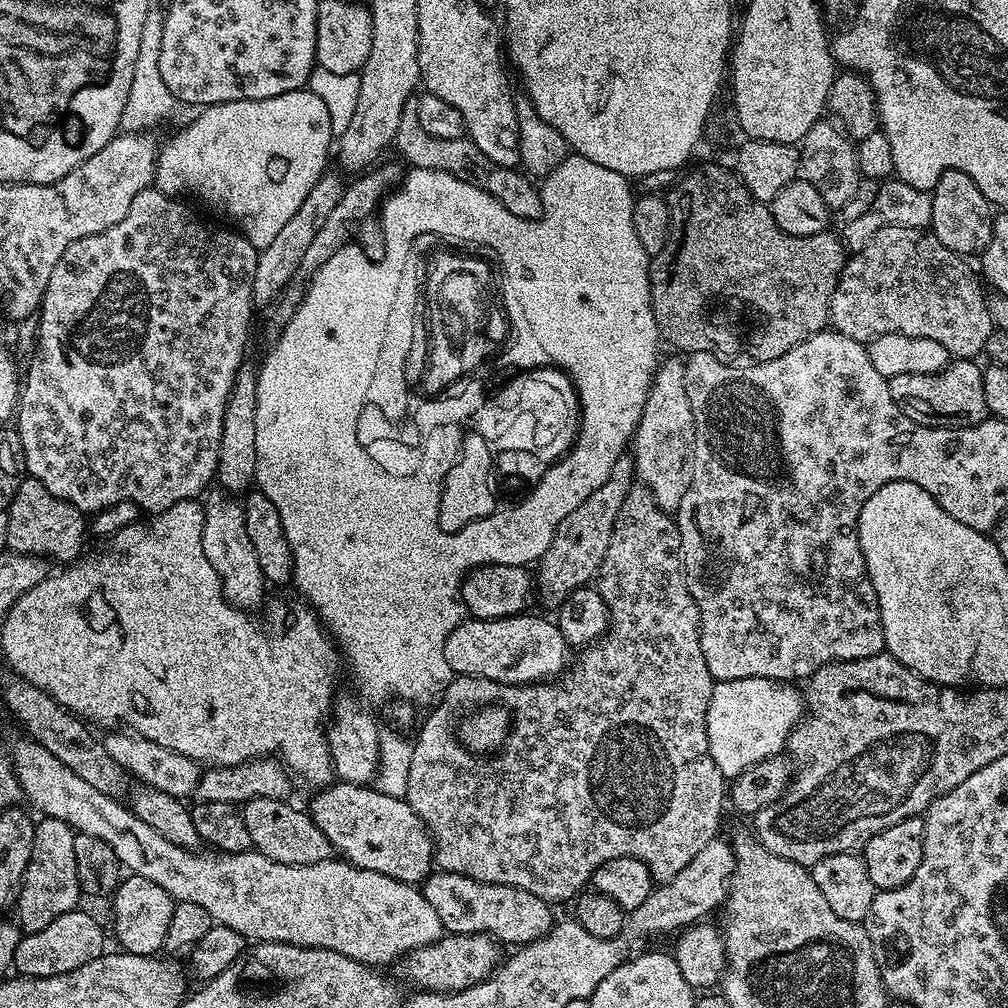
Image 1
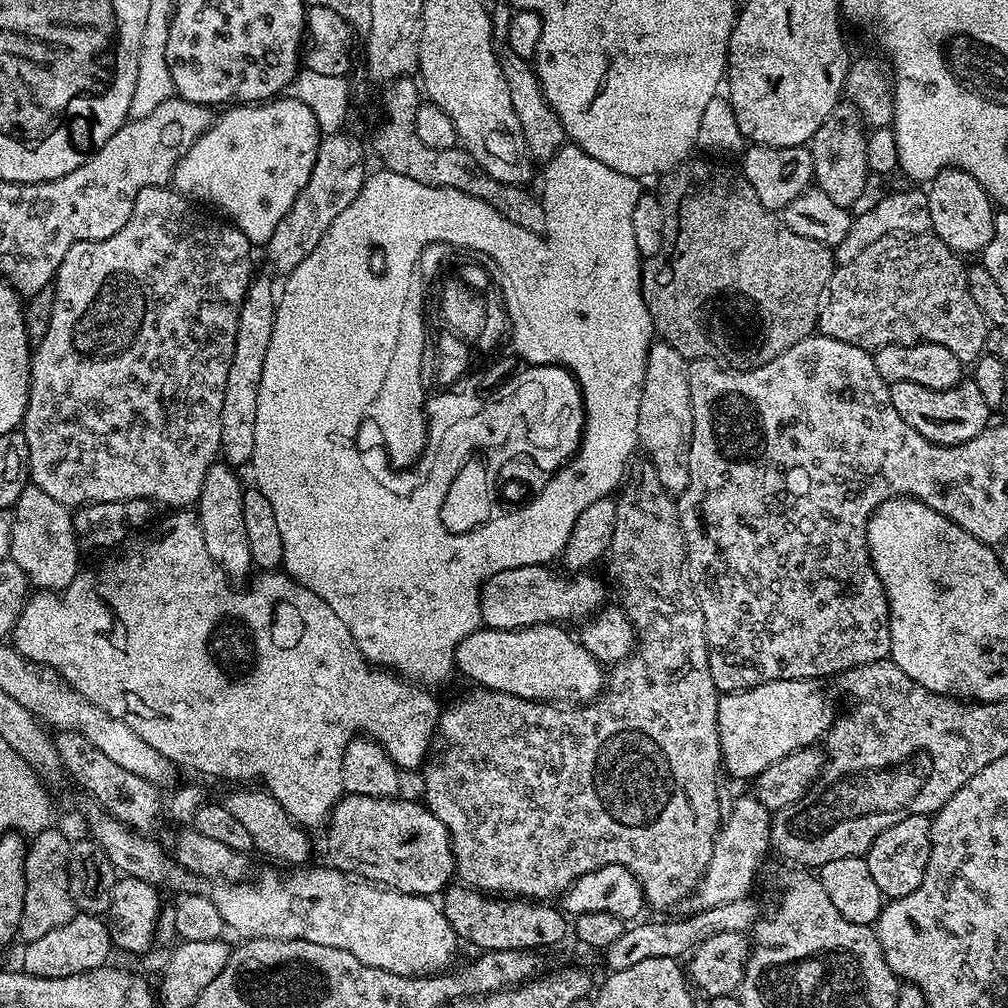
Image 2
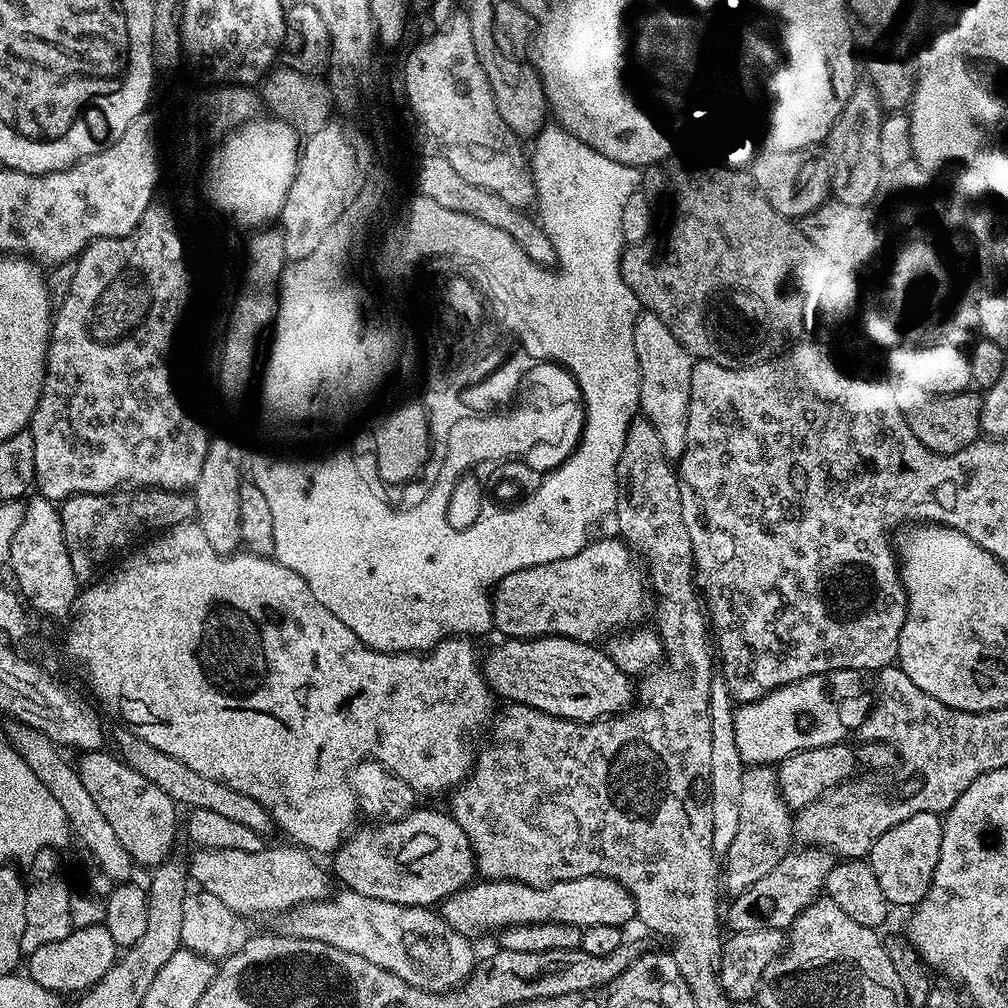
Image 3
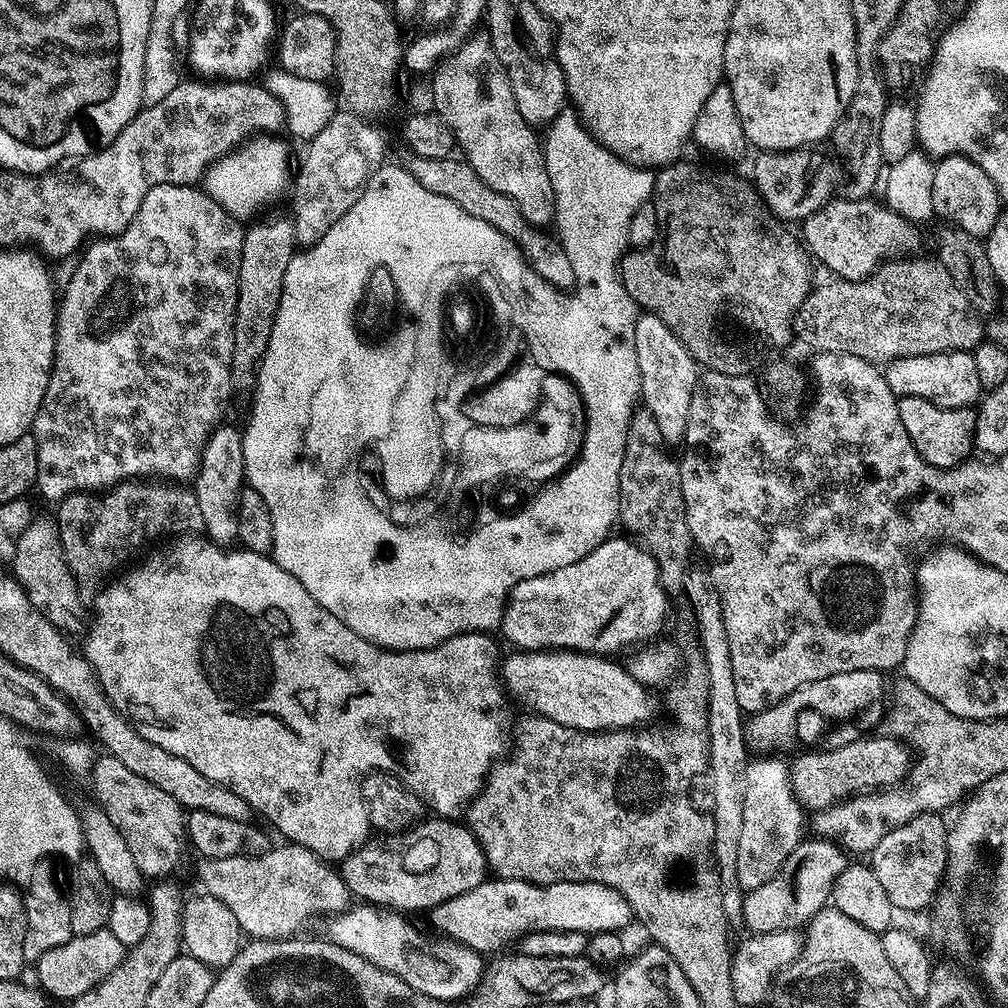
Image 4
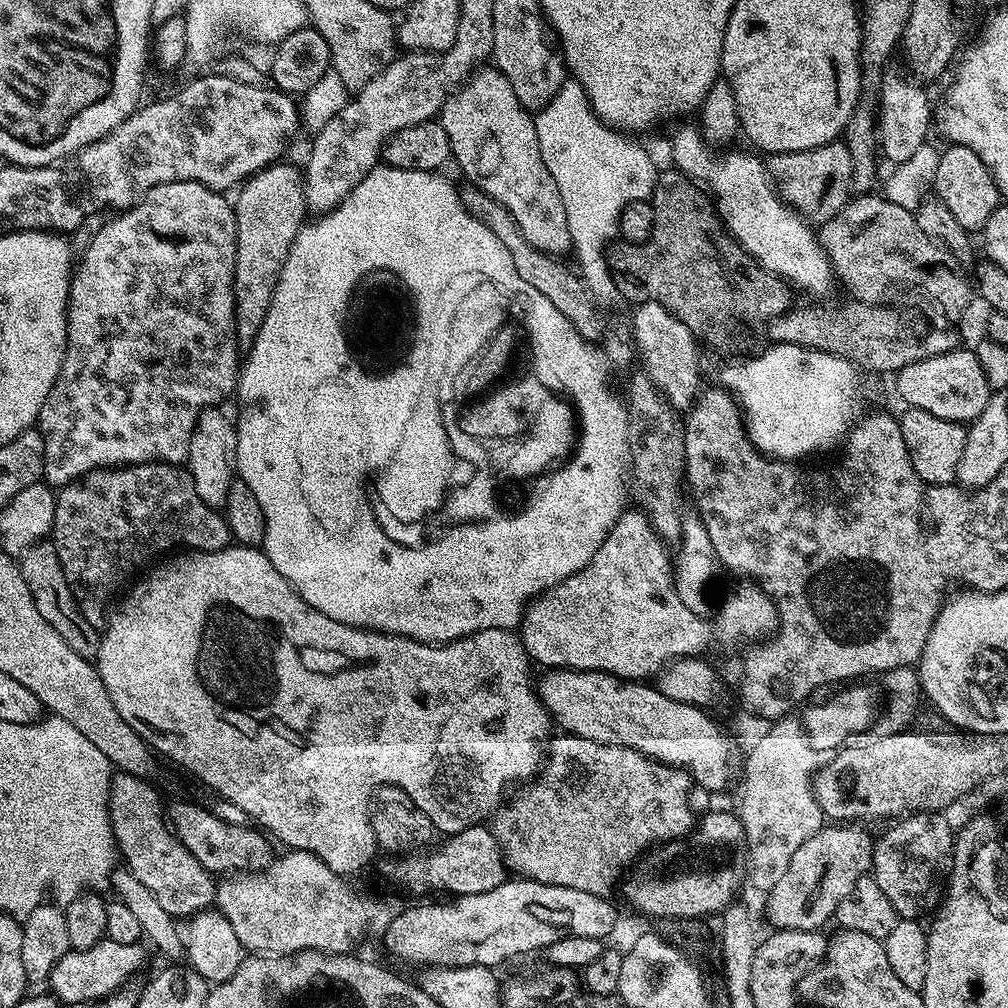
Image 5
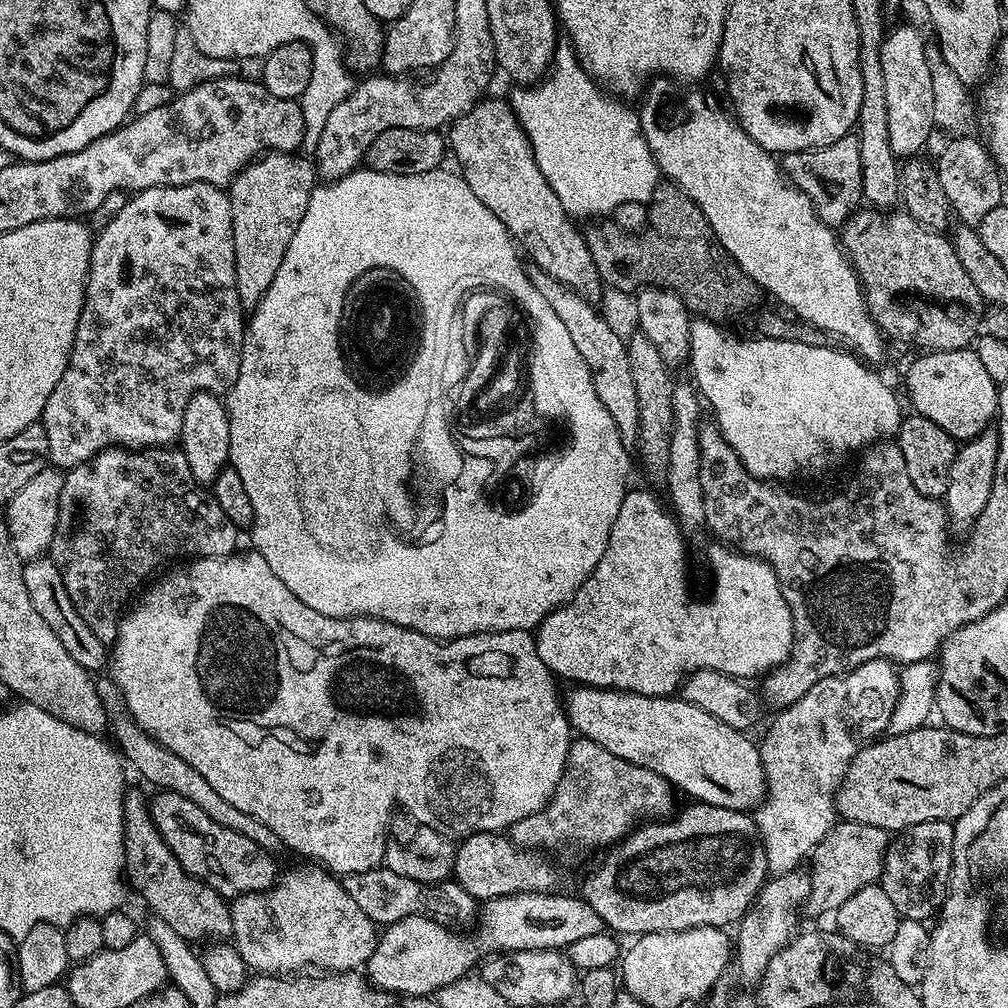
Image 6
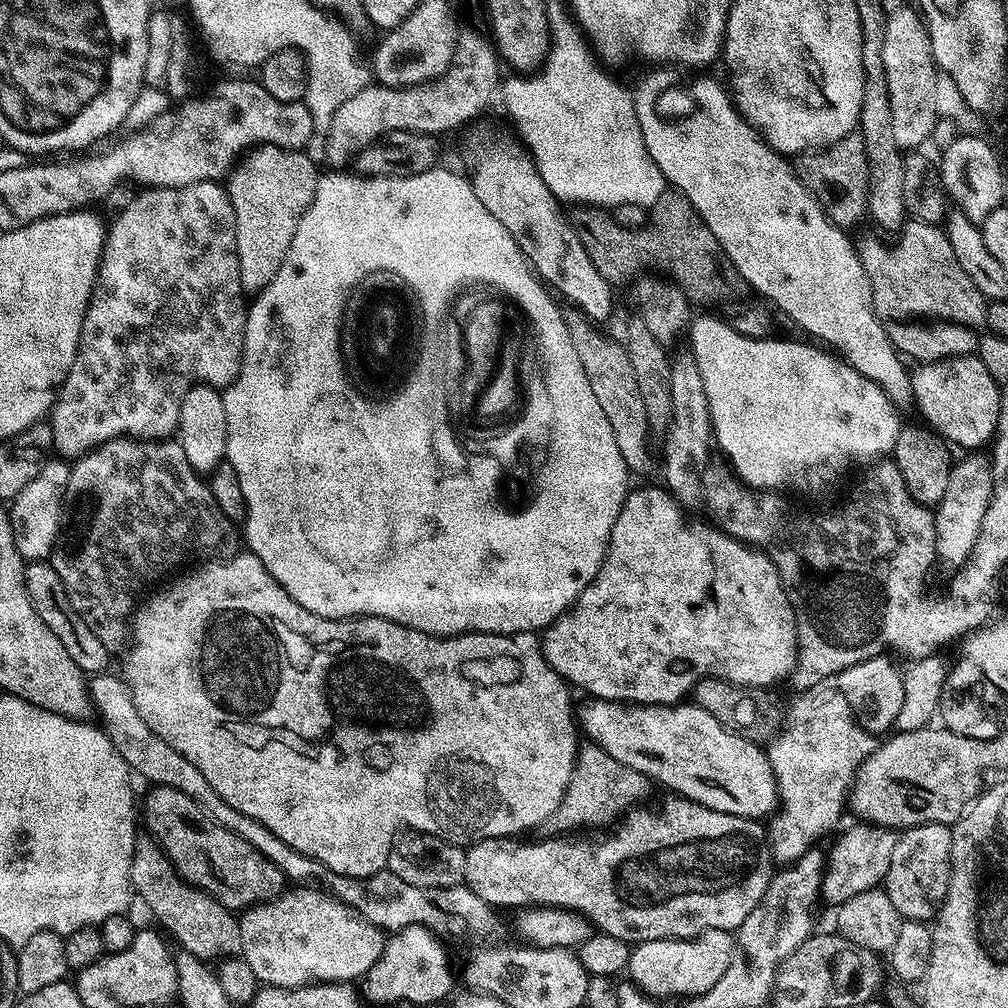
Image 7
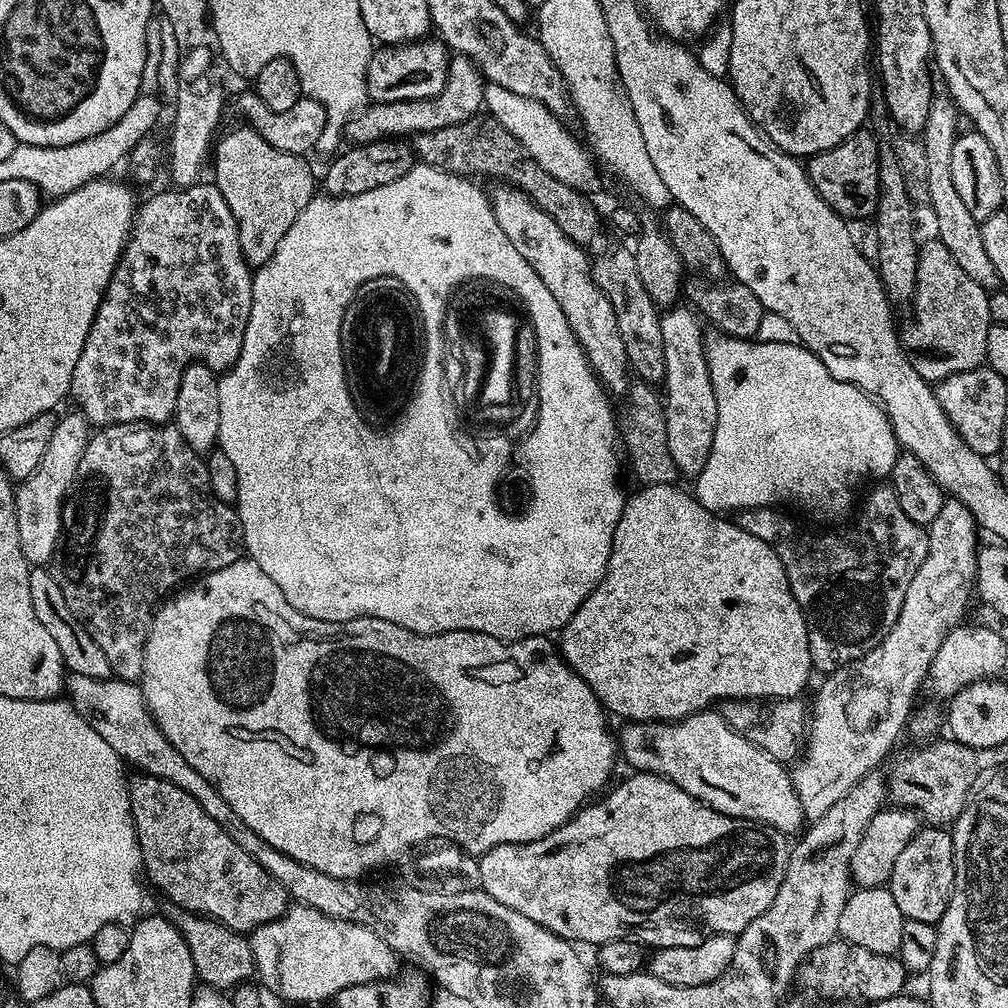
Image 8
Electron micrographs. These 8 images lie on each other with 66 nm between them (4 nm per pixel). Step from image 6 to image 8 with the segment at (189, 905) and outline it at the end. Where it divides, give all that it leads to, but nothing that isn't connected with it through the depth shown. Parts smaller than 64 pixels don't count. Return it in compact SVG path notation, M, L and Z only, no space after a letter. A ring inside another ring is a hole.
M176 910L173 913L171 913L170 919L182 934L186 946L190 946L196 975L207 987L235 990L241 984L249 983L253 979L256 963L247 935L234 932L226 926L222 926L218 921L210 920L206 916L198 916L194 912Z

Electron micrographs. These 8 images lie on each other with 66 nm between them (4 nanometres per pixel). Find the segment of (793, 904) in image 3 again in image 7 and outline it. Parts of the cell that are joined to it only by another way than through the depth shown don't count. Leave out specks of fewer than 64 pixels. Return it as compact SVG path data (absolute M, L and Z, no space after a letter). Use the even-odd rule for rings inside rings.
M856 822L853 828L848 829L836 842L832 848L832 853L828 856L828 870L822 874L822 894L823 897L838 906L844 900L854 898L854 894L862 894L871 888L881 887L886 870L890 866L890 854L894 854L894 842L897 833L890 828L883 828L867 822Z

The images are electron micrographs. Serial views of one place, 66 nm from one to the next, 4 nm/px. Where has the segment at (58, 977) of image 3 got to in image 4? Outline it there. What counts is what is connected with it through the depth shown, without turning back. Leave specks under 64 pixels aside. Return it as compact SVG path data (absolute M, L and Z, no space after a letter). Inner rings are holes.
M108 928L94 930L94 934L73 936L62 946L54 946L34 962L36 980L56 1000L67 1002L86 994L98 986L112 970L124 961L126 949Z

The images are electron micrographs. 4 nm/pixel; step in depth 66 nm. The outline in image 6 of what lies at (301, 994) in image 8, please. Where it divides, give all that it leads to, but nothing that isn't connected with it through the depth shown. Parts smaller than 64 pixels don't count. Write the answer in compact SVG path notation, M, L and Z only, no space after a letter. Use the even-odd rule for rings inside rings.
M320 866L308 867L312 868L292 868L285 876L283 873L266 892L251 892L231 901L234 943L253 973L284 976L299 973L307 969L304 968L307 964L313 964L316 970L331 970L339 974L363 969L374 954L378 925L368 917L366 910L362 910L362 906L358 906L358 902L354 902L354 898L350 898L333 873Z

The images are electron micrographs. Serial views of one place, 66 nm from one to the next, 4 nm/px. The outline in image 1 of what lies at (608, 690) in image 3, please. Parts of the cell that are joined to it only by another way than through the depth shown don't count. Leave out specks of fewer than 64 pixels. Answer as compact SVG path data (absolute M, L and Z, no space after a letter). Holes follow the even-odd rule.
M507 616L497 620L477 620L466 618L454 630L450 630L450 638L446 638L444 653L450 670L456 676L475 676L481 681L492 680L496 684L514 684L523 686L525 684L539 684L551 681L559 677L569 667L570 656L568 652L570 645L566 638L560 633L559 624L548 620L544 616Z

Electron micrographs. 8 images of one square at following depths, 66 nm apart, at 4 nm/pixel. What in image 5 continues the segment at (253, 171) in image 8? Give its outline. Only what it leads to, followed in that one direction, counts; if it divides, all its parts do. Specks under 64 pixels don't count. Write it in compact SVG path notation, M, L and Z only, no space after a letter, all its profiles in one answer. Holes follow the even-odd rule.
M277 162L260 169L239 185L236 200L234 196L236 342L244 350L252 347L258 330L262 330L262 322L266 322L266 310L270 310L282 266L290 254L294 238L306 223L304 173L299 167L284 163Z

